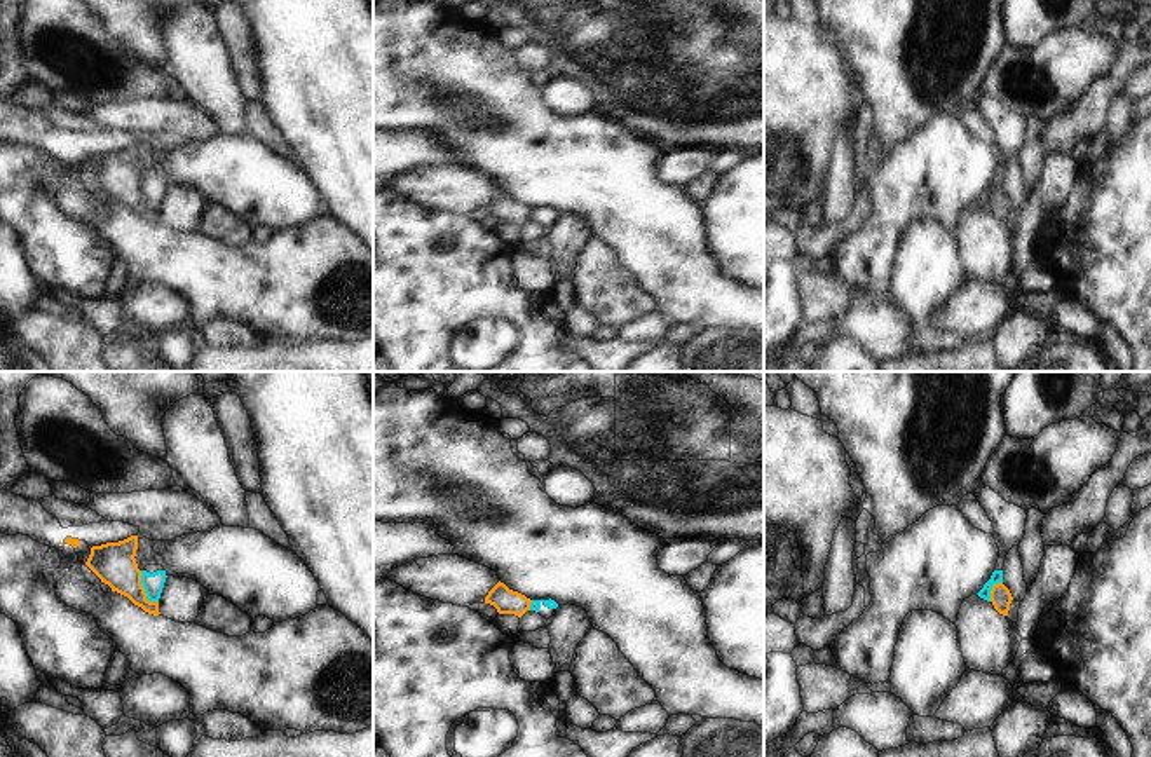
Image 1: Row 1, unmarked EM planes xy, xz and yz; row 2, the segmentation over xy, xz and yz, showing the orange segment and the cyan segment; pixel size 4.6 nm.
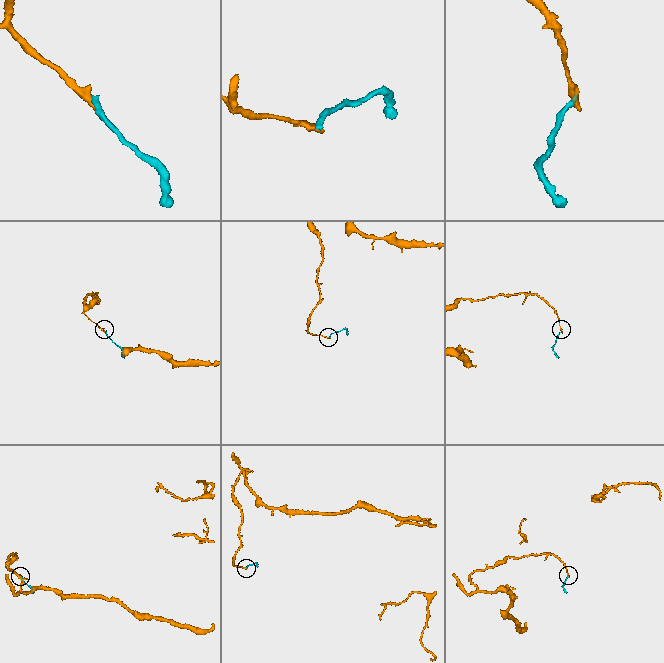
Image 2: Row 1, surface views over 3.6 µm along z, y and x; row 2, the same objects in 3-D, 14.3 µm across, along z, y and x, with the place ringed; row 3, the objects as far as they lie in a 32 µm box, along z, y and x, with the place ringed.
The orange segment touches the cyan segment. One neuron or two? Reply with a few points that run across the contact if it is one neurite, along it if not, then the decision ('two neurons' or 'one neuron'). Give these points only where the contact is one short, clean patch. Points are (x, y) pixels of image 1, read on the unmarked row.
line xy (140, 180), (145, 204), (157, 211); two neurons

